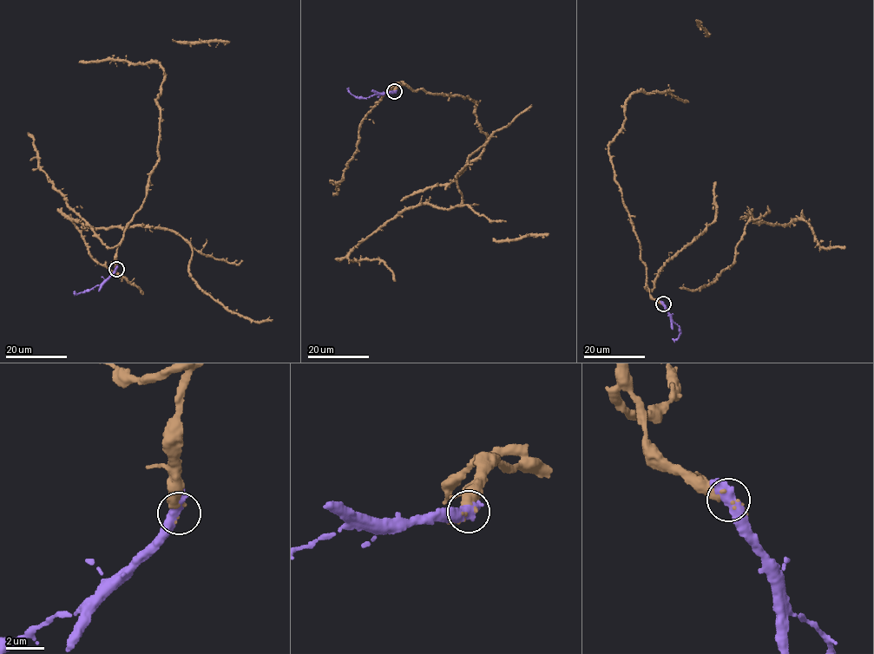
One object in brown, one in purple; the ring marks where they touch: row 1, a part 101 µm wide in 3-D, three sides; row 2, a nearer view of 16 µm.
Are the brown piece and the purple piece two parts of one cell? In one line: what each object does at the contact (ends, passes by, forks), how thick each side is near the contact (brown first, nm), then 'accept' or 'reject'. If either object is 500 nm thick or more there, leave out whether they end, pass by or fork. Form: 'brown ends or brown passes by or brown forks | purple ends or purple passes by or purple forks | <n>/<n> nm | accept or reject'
brown passes by | purple passes by | 160/440 nm | accept

